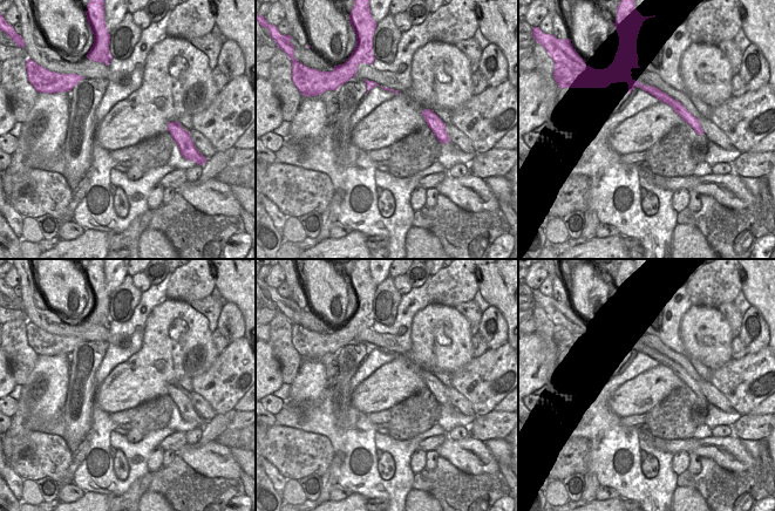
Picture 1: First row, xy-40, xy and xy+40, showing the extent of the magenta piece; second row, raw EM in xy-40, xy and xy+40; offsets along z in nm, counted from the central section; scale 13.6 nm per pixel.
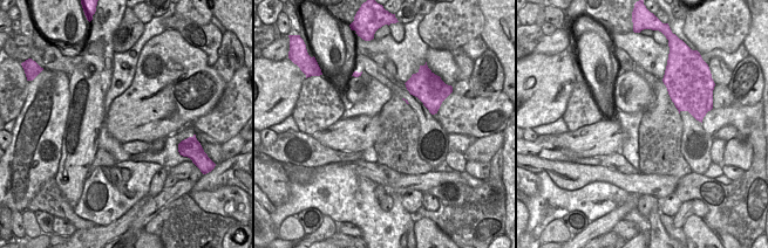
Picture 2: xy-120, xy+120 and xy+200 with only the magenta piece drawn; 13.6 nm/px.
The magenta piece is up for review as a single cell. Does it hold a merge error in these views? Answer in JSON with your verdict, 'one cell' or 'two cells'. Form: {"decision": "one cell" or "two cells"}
{"decision": "two cells"}

